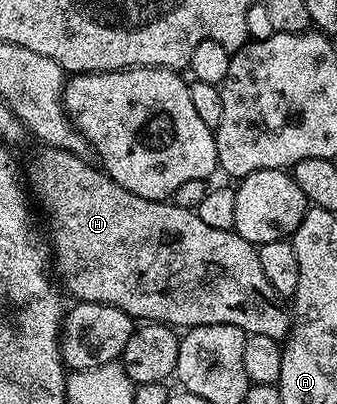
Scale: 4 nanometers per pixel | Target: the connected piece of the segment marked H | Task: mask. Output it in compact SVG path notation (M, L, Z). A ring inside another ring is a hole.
M42 147L39 150L39 153L34 157L34 162L30 165L28 185L36 201L36 196L38 196L43 211L50 216L50 225L54 228L52 251L56 256L56 273L60 281L60 276L62 276L63 282L61 281L61 284L69 296L71 293L74 299L78 301L99 301L105 305L115 305L120 307L120 311L124 311L129 317L135 318L139 322L169 325L182 331L194 329L198 325L235 325L240 327L247 335L251 333L268 335L268 339L276 339L279 342L290 334L292 313L287 302L276 291L276 287L272 287L272 283L268 283L268 279L264 275L264 267L260 267L260 255L256 246L245 241L239 233L234 232L233 229L208 227L208 223L204 223L204 219L200 219L195 210L185 209L169 200L140 199L140 195L132 195L132 191L120 187L120 183L112 180L101 168L95 167L93 169L86 157L77 157L75 153L69 153L63 149Z

